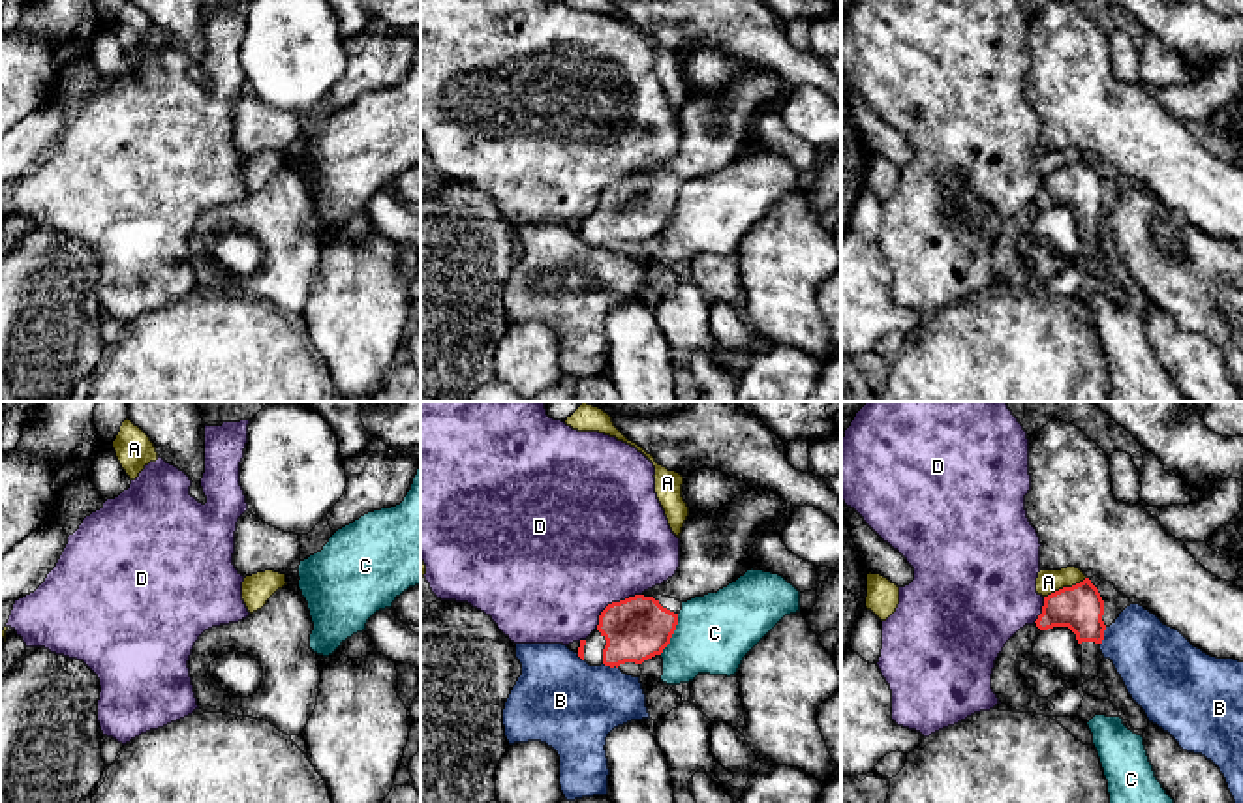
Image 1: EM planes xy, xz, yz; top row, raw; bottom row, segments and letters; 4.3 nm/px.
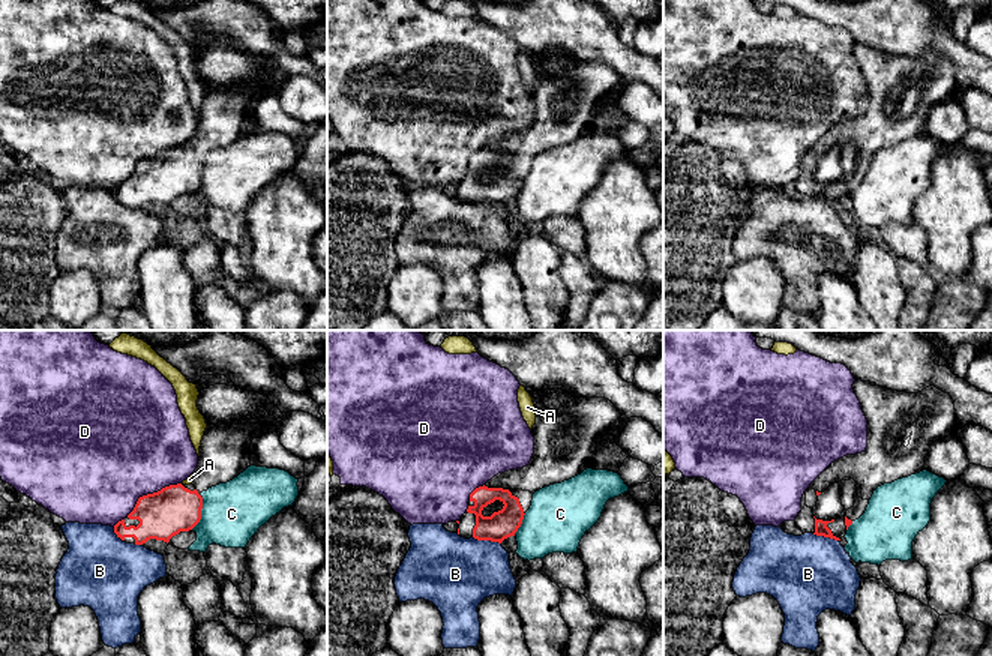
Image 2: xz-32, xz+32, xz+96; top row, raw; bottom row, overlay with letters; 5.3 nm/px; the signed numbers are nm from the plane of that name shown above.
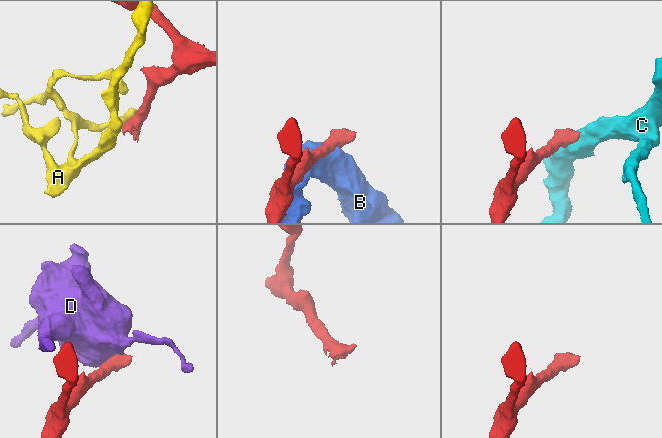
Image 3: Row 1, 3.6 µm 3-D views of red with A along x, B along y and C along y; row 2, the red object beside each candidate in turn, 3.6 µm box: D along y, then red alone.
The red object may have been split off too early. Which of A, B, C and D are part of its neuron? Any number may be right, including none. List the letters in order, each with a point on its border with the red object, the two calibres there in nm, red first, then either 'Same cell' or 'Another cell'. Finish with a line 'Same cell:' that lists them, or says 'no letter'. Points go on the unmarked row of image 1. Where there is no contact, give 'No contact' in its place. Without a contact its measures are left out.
A: Touches red at yz (1065, 167). Thickness 200 nm (red) against 100 nm. Another cell
B: Touches red at yz (1103, 216). Thickness 200 nm (red) against 320 nm. Another cell
C: Touches red at xz (673, 212). Thickness 280 nm (red) against 320 nm. Another cell
D: Touches red at xz (613, 182). Thickness 280 nm (red) against 500 nm. Another cell
Same cell: no letter

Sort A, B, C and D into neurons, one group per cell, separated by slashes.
A / B / C / D

